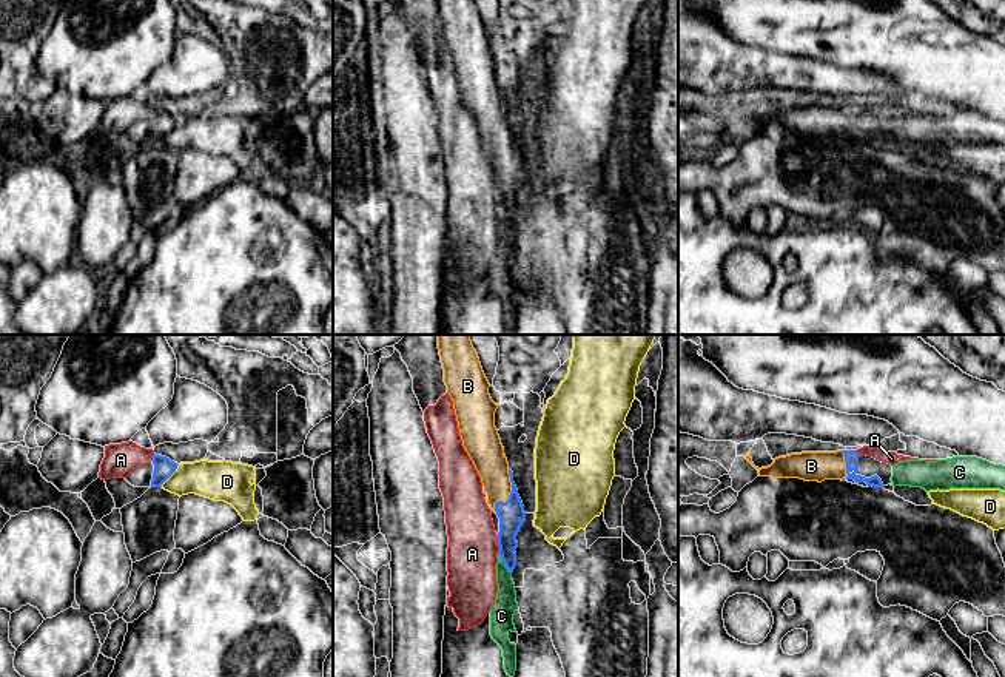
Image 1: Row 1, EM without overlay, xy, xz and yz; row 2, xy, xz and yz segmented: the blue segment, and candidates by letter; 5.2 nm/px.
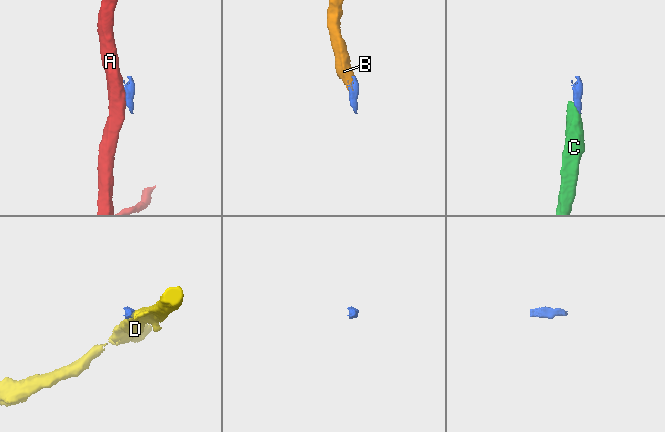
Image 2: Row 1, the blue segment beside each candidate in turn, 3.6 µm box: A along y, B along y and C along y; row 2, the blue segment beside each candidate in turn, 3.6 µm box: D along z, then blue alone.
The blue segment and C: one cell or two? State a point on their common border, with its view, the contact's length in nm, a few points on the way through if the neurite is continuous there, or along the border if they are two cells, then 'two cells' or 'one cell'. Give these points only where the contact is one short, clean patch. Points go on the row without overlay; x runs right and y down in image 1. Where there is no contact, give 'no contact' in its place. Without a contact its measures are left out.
xz (504, 218) | 130 nm | across xz (512, 171), (504, 218), (504, 261) | one cell

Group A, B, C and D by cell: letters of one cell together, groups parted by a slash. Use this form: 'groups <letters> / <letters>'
groups A / B C / D

